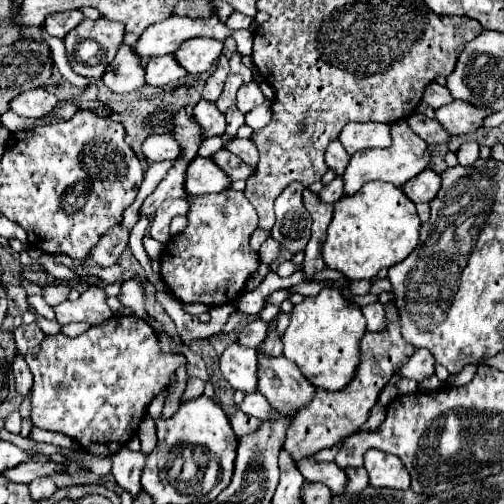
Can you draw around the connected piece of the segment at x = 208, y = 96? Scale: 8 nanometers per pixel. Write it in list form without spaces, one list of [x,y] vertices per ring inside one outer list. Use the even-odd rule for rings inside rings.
[[[221,55],[215,73],[207,79],[207,83],[205,83],[205,87],[203,87],[203,99],[205,99],[205,101],[215,103],[215,101],[219,99],[227,75],[229,75],[229,59],[225,57],[225,55]]]

